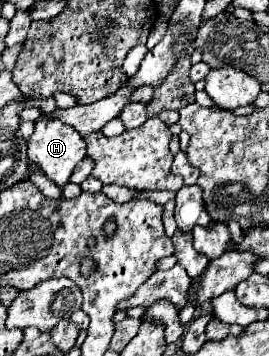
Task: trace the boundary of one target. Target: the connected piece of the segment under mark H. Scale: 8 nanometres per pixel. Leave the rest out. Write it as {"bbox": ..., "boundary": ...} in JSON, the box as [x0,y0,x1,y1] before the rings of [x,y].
{"bbox":[27,119,85,187],"boundary":[[[39,119],[35,123],[35,133],[29,139],[29,149],[27,155],[33,163],[37,163],[43,173],[57,185],[57,187],[65,187],[69,183],[69,177],[75,169],[75,165],[85,157],[85,141],[83,137],[71,127],[65,125],[57,119]]]}

